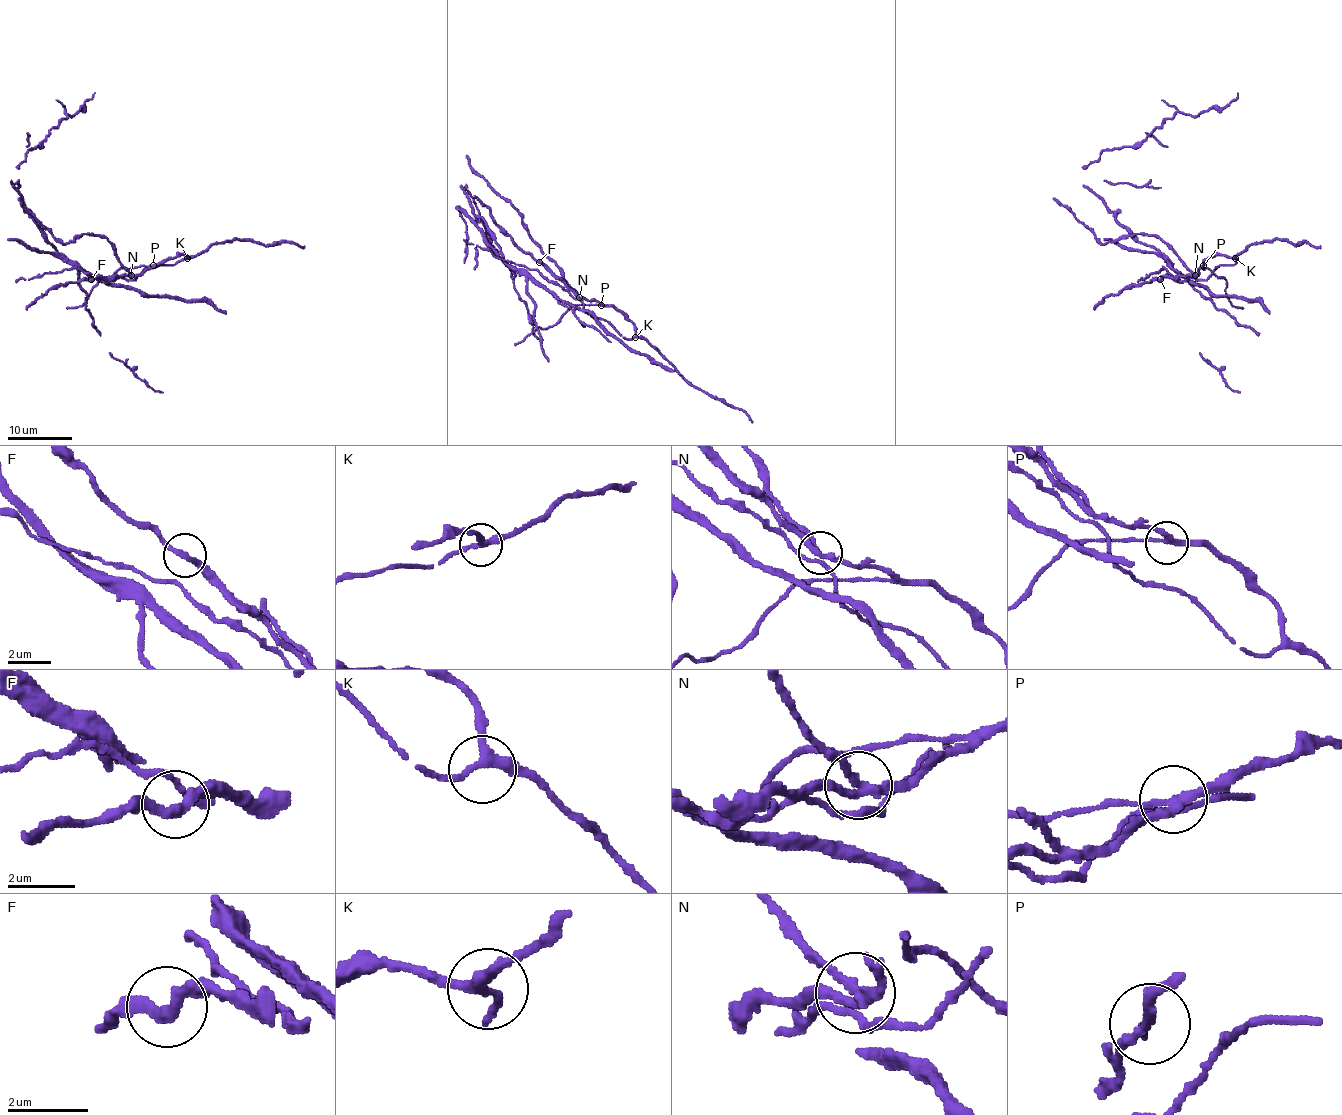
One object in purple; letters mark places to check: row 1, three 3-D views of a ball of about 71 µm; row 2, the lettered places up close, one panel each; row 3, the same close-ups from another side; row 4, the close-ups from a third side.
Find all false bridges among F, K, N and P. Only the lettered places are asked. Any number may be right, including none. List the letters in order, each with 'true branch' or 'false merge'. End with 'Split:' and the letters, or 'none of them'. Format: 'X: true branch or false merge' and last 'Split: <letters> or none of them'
F: true branch
K: true branch
N: false merge
P: false merge
Split: N, P

